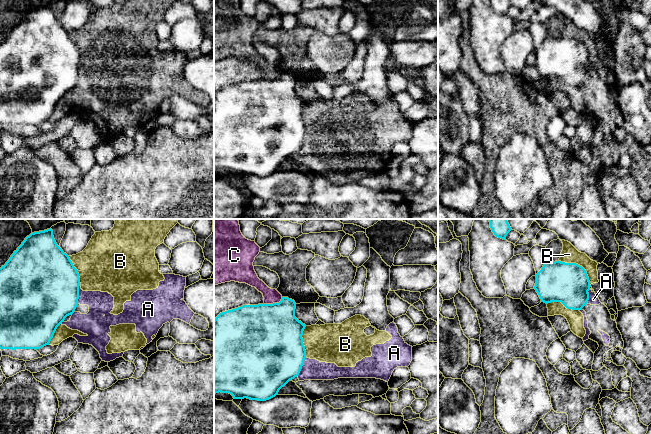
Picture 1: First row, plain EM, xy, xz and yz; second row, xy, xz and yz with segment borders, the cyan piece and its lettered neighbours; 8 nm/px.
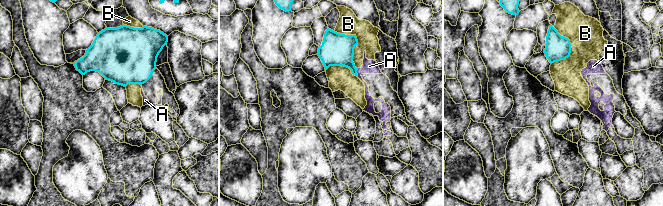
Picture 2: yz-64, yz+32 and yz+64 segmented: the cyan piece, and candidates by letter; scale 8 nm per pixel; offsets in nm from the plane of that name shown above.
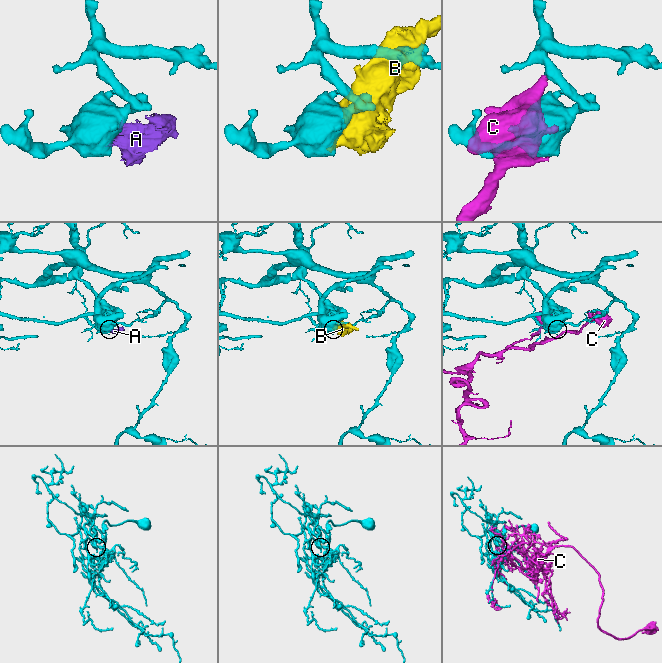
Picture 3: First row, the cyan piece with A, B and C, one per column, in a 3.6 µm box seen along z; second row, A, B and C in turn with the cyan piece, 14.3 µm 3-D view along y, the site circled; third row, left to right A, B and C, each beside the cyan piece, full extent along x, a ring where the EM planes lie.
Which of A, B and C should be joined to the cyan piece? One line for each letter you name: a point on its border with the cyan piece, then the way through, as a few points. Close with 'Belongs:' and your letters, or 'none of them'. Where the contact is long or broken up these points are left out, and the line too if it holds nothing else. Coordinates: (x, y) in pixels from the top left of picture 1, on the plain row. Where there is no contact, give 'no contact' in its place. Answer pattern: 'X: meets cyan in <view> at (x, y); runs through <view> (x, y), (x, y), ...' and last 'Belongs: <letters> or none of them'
Belongs: none of them

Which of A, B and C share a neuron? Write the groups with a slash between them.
A B / C

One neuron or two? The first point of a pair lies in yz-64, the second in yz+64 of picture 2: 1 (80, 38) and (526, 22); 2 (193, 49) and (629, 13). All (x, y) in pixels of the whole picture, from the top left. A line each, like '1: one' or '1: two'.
1: two
2: one

